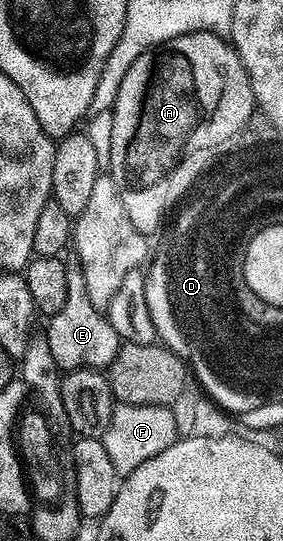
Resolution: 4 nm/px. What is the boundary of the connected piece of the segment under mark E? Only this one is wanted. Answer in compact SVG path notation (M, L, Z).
M68 254L65 262L67 264L65 278L69 285L69 293L65 296L65 305L61 305L61 310L46 320L45 338L49 345L49 353L53 353L55 366L64 372L75 371L78 367L110 368L113 357L117 357L121 342L117 329L113 329L106 314L95 307L93 301L89 301L85 277L76 255Z

